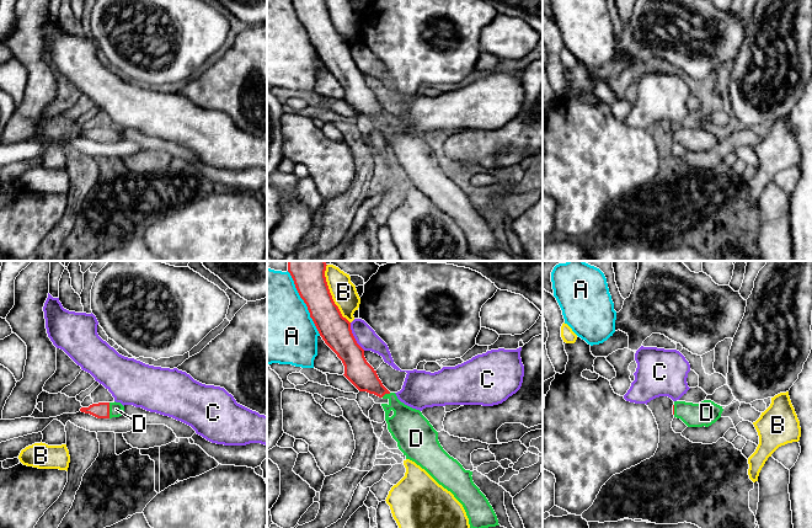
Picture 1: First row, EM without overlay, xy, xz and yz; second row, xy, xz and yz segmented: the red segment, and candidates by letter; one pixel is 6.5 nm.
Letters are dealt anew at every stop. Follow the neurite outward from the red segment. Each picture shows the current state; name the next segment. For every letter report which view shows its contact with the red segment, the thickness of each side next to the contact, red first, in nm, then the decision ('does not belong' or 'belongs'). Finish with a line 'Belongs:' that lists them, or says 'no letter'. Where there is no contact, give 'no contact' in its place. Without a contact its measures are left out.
A: meets red in xz; 200 nm thick on the red side, 480 nm on the other; does not belong
B: meets red in xz; 200 nm thick on the red side, 170 nm on the other; does not belong
C: meets red in xz; 200 nm thick on the red side, 140 nm on the other; does not belong
D: meets red in xy; 110 nm thick on the red side, 80 nm on the other; belongs
Belongs: D

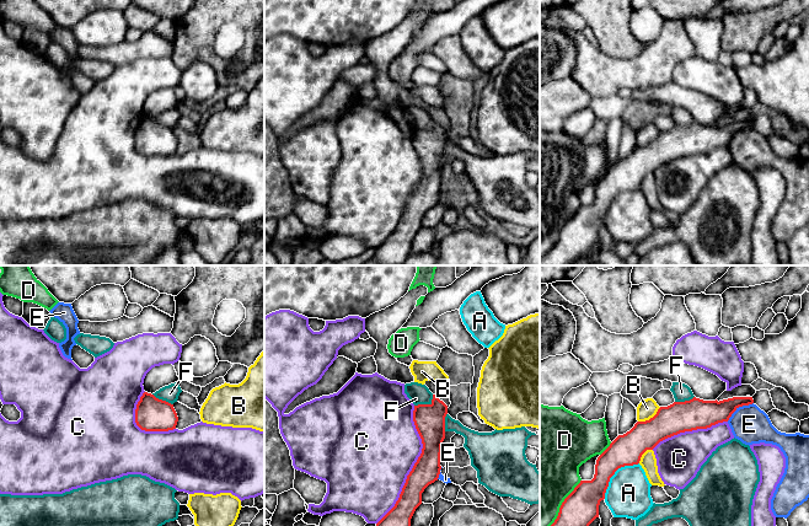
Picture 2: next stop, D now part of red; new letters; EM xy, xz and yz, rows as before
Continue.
A: meets red in yz; 200 nm thick on the red side, 280 nm on the other; does not belong
B: meets red in yz; 200 nm thick on the red side, 120 nm on the other; does not belong
C: meets red in xz; 180 nm thick on the red side, 480 nm on the other; does not belong
D: meets red in yz; 240 nm thick on the red side, 440 nm on the other; does not belong
E: meets red in yz; 190 nm thick on the red side, 240 nm on the other; does not belong
F: meets red in xz; 200 nm thick on the red side, 140 nm on the other; does not belong
Belongs: no letter

